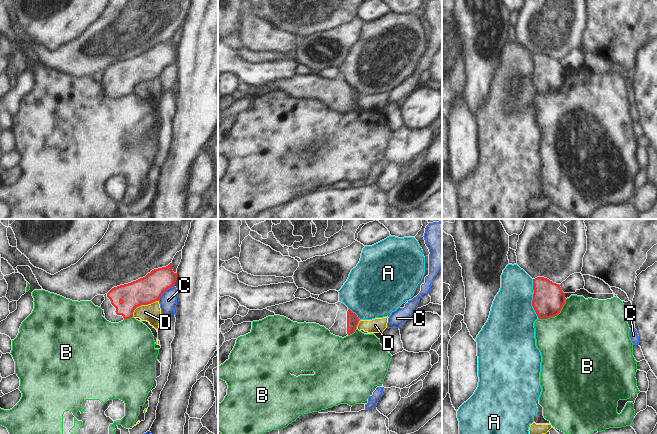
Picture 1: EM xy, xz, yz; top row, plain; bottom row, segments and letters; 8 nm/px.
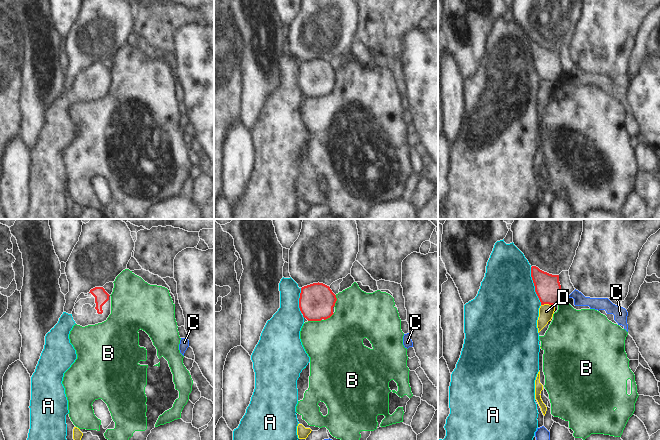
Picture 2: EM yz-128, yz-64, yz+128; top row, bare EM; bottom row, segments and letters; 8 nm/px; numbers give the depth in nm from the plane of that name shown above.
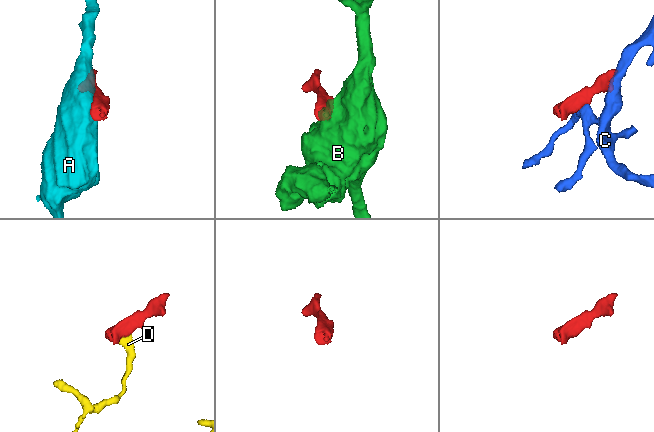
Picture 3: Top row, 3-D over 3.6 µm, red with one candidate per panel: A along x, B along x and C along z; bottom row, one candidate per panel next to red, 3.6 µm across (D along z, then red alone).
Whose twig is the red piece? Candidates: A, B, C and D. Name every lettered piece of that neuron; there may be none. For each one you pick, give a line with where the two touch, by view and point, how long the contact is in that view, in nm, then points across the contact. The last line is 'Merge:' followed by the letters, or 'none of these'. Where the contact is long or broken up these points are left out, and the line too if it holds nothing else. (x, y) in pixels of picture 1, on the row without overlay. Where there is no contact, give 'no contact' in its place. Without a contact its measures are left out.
Merge: none of these

